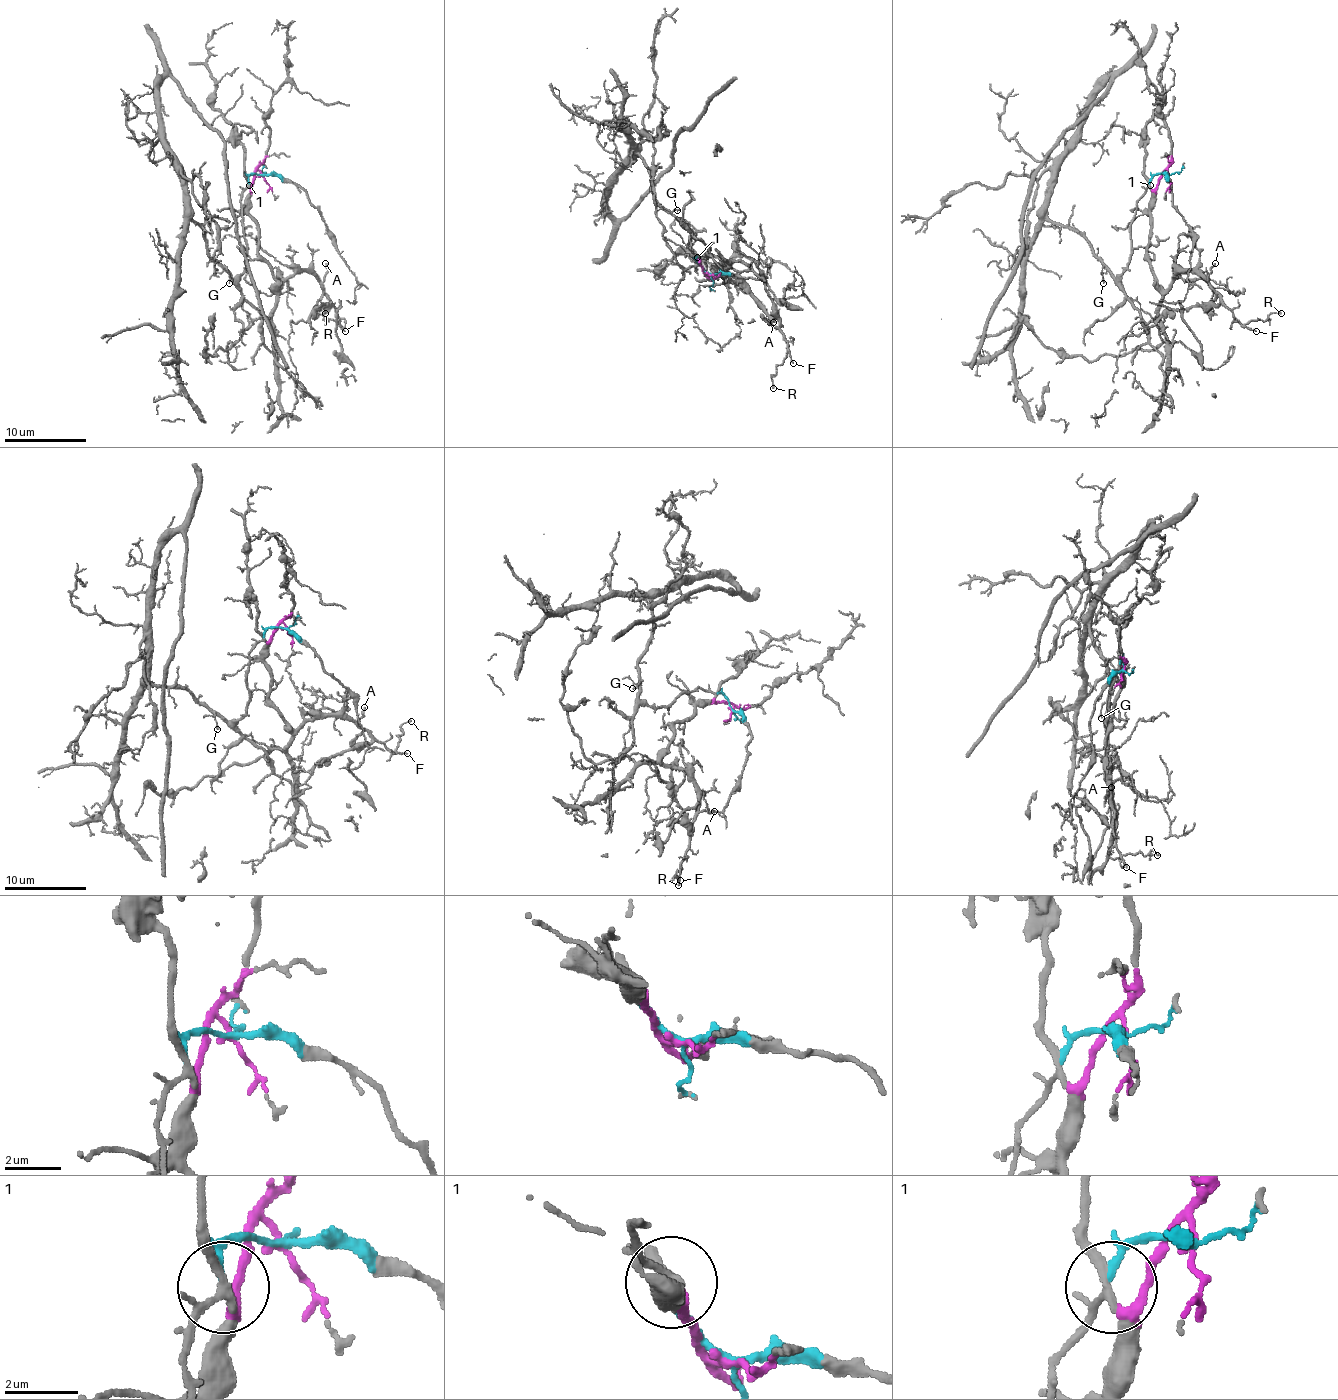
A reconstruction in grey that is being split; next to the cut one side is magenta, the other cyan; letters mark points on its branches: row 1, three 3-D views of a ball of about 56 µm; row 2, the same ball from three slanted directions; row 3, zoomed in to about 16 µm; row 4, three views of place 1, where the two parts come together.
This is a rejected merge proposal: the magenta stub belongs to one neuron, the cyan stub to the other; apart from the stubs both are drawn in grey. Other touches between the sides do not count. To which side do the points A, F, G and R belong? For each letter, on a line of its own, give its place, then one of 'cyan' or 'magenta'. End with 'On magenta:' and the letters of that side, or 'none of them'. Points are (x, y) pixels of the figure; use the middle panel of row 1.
A: place (773, 322); magenta
F: place (793, 363); magenta
G: place (677, 210); cyan
R: place (773, 388); magenta
On magenta: A, F, R

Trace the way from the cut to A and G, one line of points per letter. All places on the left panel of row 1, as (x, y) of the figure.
A: (259, 174), (249, 218), (257, 226), (259, 257), (278, 289), (302, 271), (321, 279), (325, 263)
G: (259, 174), (249, 176), (241, 201), (245, 269), (233, 277), (224, 269), (228, 283)

